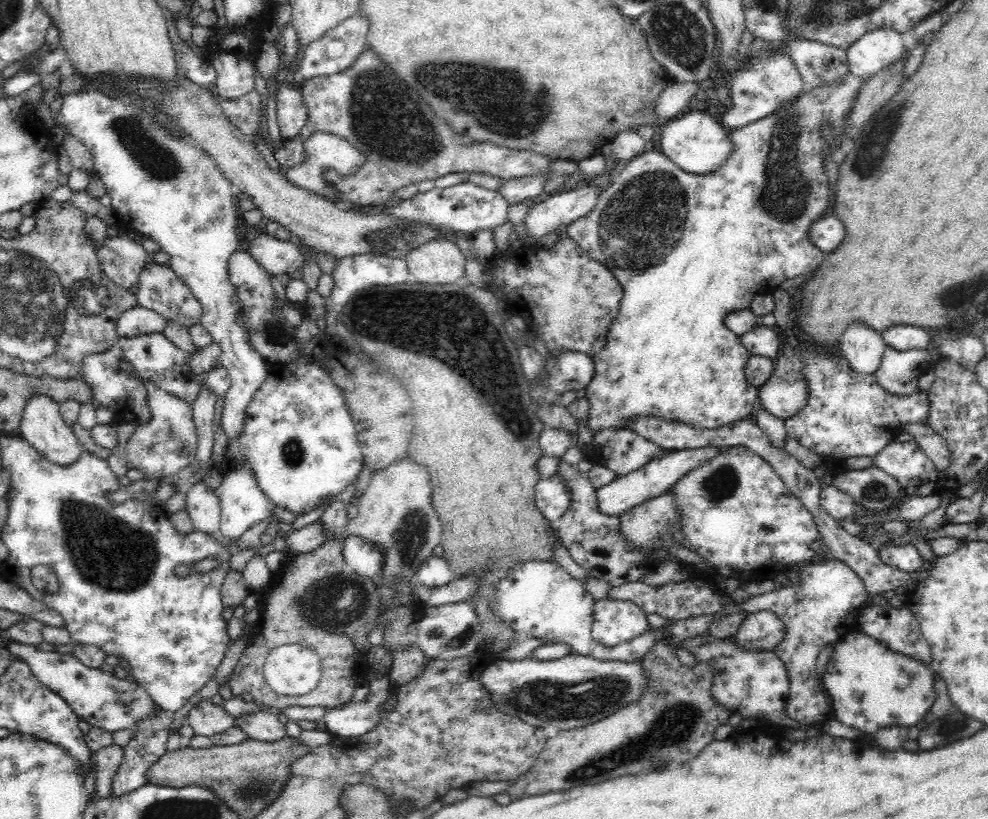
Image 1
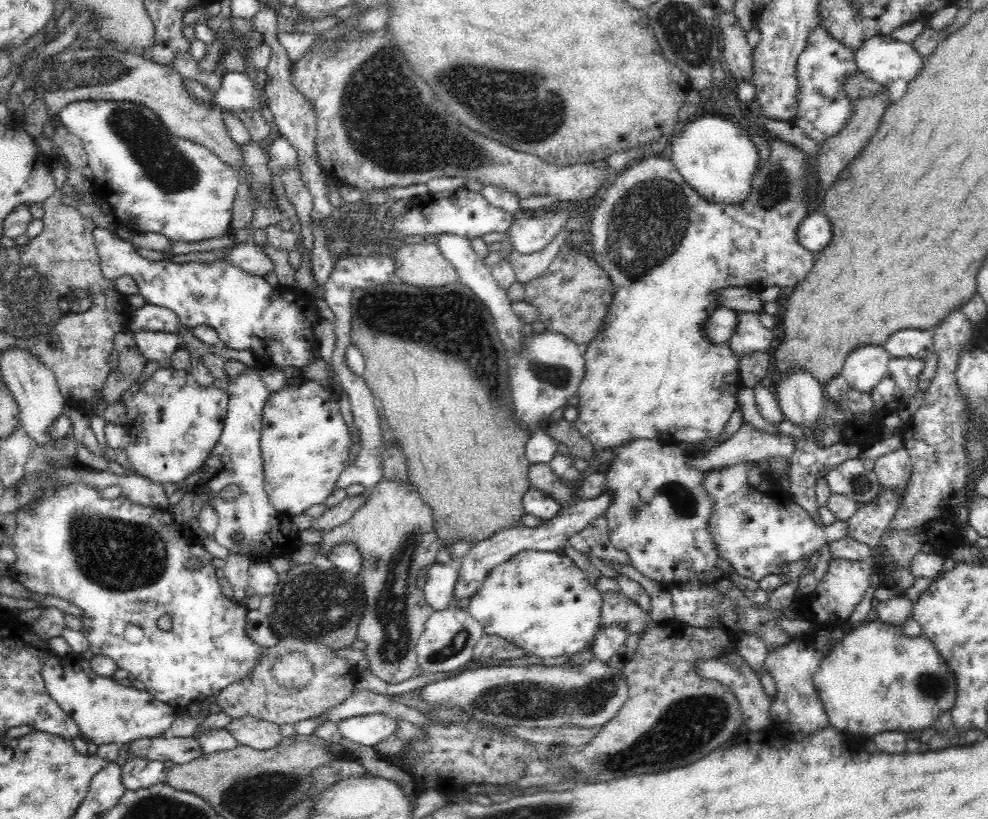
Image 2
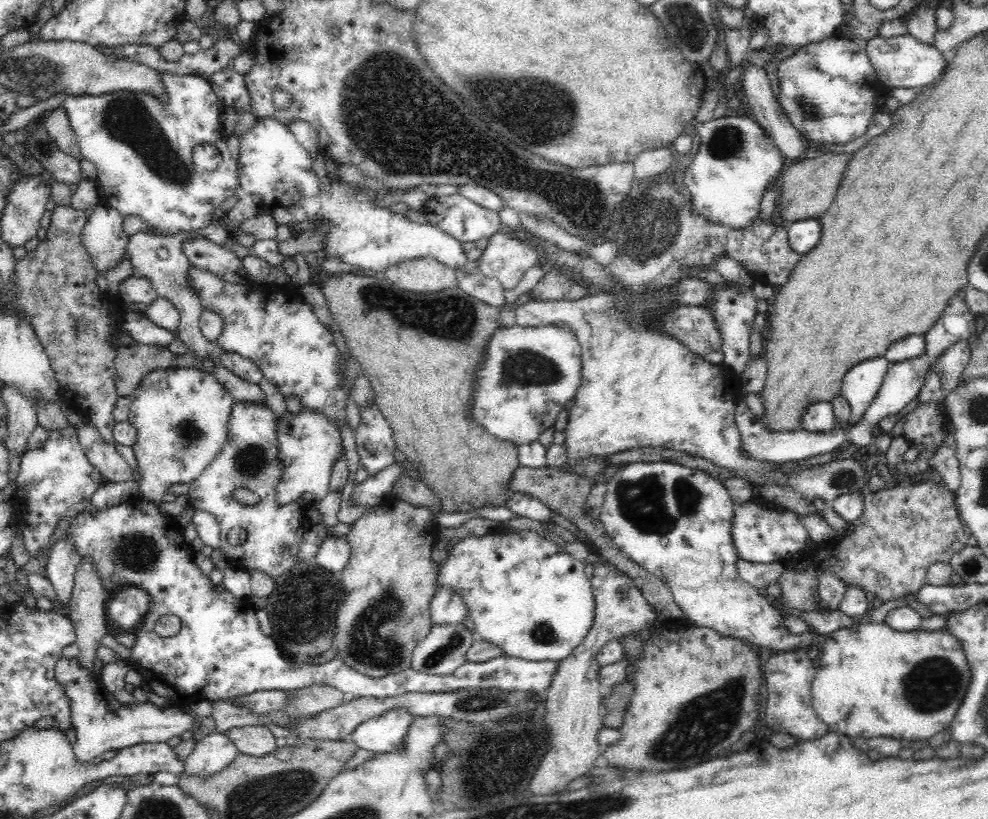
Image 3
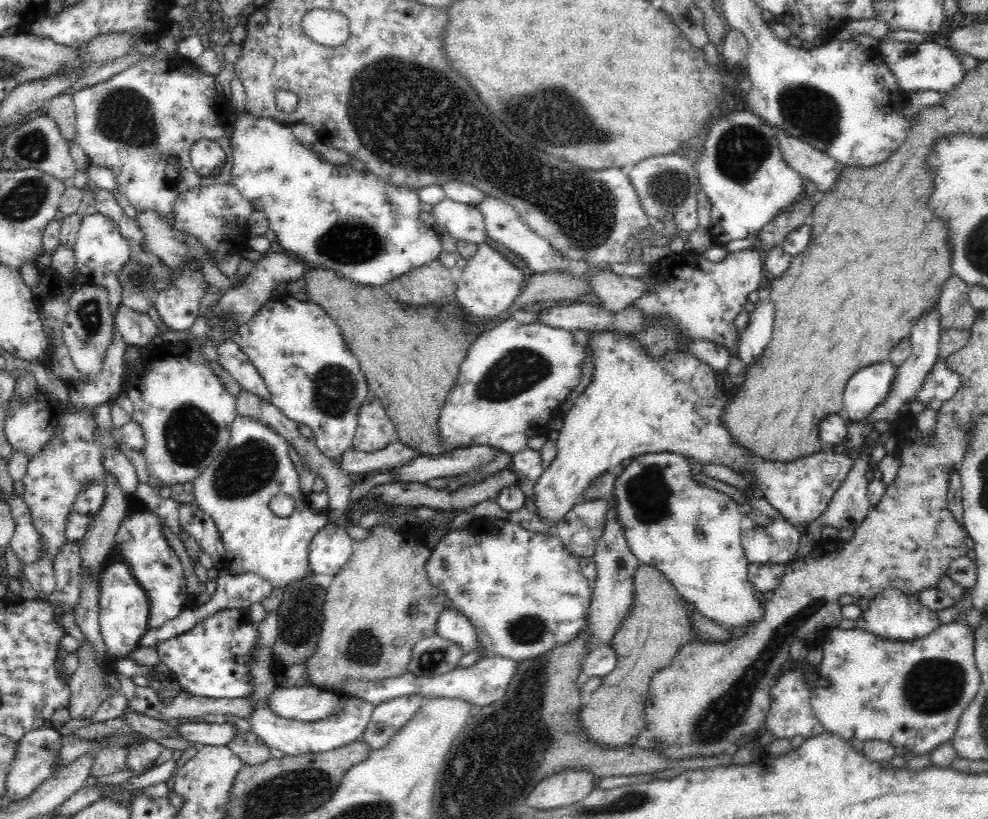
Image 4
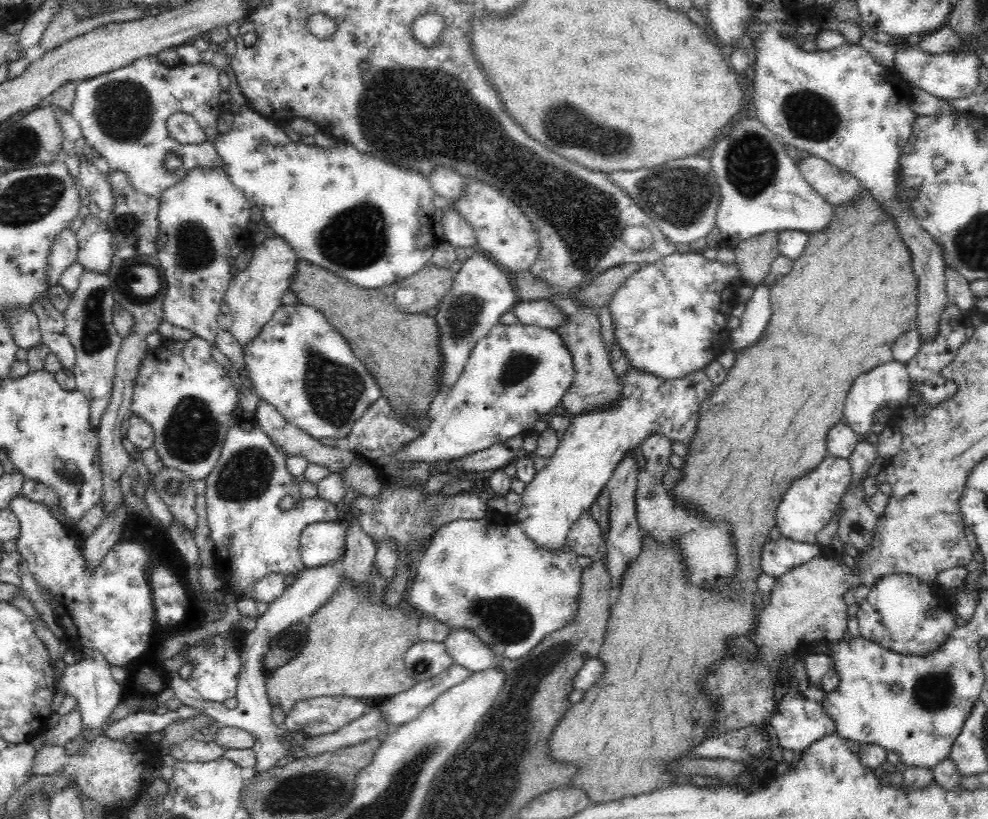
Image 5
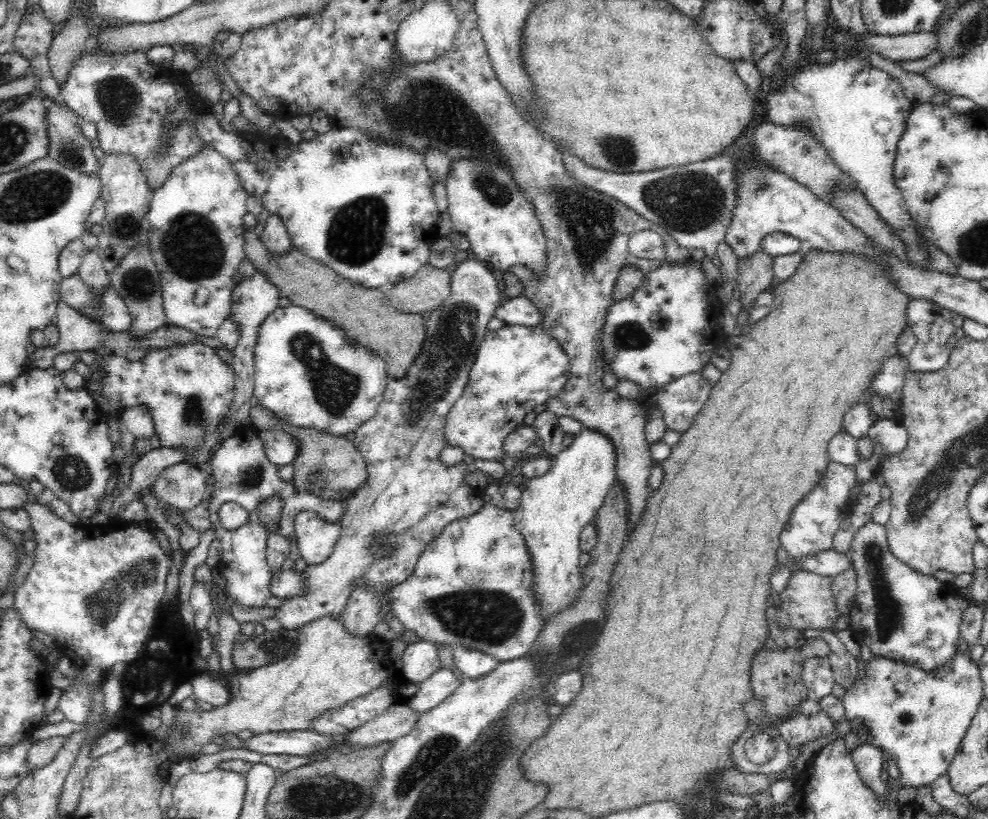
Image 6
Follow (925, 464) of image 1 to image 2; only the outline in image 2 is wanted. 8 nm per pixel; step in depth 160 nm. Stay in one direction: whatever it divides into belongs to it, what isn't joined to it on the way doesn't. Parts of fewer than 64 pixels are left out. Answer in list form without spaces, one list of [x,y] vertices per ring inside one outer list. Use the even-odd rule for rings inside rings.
[[[904,448],[883,455],[875,460],[873,471],[879,477],[882,488],[899,486],[904,489],[911,470],[909,455]]]

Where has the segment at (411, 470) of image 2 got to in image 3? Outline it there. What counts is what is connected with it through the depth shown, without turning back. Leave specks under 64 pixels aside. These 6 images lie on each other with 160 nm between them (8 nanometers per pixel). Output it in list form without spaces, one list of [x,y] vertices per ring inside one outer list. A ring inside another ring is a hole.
[[[338,273],[328,274],[321,282],[315,282],[318,288],[324,295],[324,298],[329,306],[332,318],[336,324],[336,331],[340,332],[338,335],[340,342],[345,347],[348,346],[350,354],[360,364],[362,374],[370,382],[373,389],[375,404],[379,408],[383,419],[388,421],[393,432],[393,439],[397,444],[398,450],[404,454],[409,462],[412,462],[422,474],[423,483],[435,491],[439,500],[441,500],[442,512],[470,512],[474,508],[480,506],[504,505],[506,498],[509,496],[506,493],[506,486],[508,480],[512,478],[512,472],[516,470],[519,465],[517,459],[517,446],[510,441],[500,441],[496,437],[490,435],[484,427],[478,425],[476,421],[470,419],[470,398],[472,398],[472,389],[474,389],[475,377],[474,372],[478,368],[478,362],[482,360],[484,352],[486,352],[486,344],[500,324],[498,323],[500,313],[505,310],[505,305],[494,306],[486,304],[482,300],[474,298],[472,295],[466,294],[462,289],[448,288],[436,294],[412,294],[412,292],[404,292],[396,286],[392,286],[388,280],[378,280],[378,276],[360,275],[354,273]]]

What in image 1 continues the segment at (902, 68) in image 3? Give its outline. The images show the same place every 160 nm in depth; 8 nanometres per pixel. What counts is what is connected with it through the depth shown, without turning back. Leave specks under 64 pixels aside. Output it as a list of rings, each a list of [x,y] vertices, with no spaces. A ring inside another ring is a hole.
[[[876,29],[872,32],[867,32],[864,34],[862,38],[856,40],[854,44],[847,50],[847,57],[849,58],[849,73],[845,76],[845,79],[841,83],[832,83],[831,85],[824,85],[823,87],[816,87],[812,90],[807,90],[807,92],[802,93],[798,100],[796,100],[796,105],[785,106],[784,108],[780,108],[780,110],[776,110],[774,114],[770,114],[770,116],[766,116],[764,120],[758,120],[757,122],[747,124],[746,127],[734,129],[730,132],[732,134],[732,141],[734,141],[734,150],[732,150],[731,155],[727,158],[726,164],[718,170],[718,172],[714,172],[714,174],[708,174],[708,176],[697,176],[696,174],[687,174],[683,172],[680,168],[676,167],[674,162],[670,161],[669,158],[662,154],[661,152],[644,152],[640,153],[638,156],[635,156],[632,161],[629,161],[627,164],[624,164],[620,167],[618,171],[617,177],[614,179],[614,183],[612,186],[608,186],[604,188],[600,196],[598,198],[598,202],[596,206],[586,215],[581,216],[578,220],[572,221],[569,225],[566,226],[568,237],[572,238],[582,250],[588,252],[592,259],[597,260],[600,264],[603,264],[612,274],[620,286],[622,287],[622,298],[620,300],[620,306],[618,308],[618,314],[616,314],[616,318],[612,320],[612,324],[608,326],[608,334],[606,334],[606,344],[596,352],[596,354],[592,355],[592,361],[594,361],[594,376],[590,383],[584,388],[584,397],[589,402],[589,409],[588,409],[588,419],[585,422],[587,428],[595,435],[598,431],[605,431],[608,429],[628,429],[631,428],[633,422],[638,417],[658,417],[658,419],[662,419],[664,421],[678,421],[678,423],[684,423],[684,425],[688,425],[688,427],[696,428],[698,430],[706,430],[706,429],[715,429],[724,426],[725,424],[735,423],[737,420],[744,420],[748,418],[753,418],[753,413],[756,411],[757,402],[758,402],[758,387],[751,386],[746,381],[744,375],[744,364],[746,364],[746,360],[748,360],[748,351],[744,349],[744,345],[740,343],[740,337],[730,330],[724,327],[724,318],[730,312],[736,312],[742,309],[748,309],[748,304],[750,304],[750,300],[752,300],[752,296],[754,294],[764,294],[770,295],[772,291],[774,291],[777,286],[784,282],[784,280],[790,280],[790,278],[796,278],[796,276],[802,276],[803,274],[810,274],[810,272],[814,272],[818,266],[822,264],[824,254],[820,252],[816,246],[810,244],[810,240],[808,239],[808,232],[807,230],[810,229],[810,226],[814,224],[819,218],[824,217],[824,210],[826,210],[826,206],[830,204],[830,192],[828,192],[828,178],[826,178],[824,174],[823,168],[823,159],[824,154],[829,154],[828,146],[826,146],[825,140],[821,138],[821,124],[823,123],[832,123],[832,127],[834,127],[834,140],[836,141],[836,145],[841,144],[841,133],[843,132],[843,127],[845,126],[847,115],[851,110],[851,106],[856,99],[856,94],[860,87],[863,84],[866,84],[866,81],[874,75],[877,75],[880,71],[886,70],[891,64],[900,62],[902,60],[906,60],[906,50],[907,47],[904,46],[904,41],[902,41],[902,37],[900,37],[900,33],[896,32],[892,29]]]

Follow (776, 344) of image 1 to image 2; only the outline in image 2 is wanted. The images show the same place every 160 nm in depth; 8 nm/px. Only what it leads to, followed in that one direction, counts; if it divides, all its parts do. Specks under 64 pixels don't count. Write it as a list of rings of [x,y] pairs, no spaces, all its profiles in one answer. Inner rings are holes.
[[[738,310],[734,313],[736,313],[736,328],[726,343],[738,360],[751,352],[767,350],[776,332],[773,329],[766,329],[760,323],[758,319],[760,314],[747,310]]]

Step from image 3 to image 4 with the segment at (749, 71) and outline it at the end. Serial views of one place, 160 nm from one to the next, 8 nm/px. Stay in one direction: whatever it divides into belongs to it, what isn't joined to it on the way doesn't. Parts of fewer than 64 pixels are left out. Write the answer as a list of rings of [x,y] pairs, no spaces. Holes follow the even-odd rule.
[[[775,132],[784,161],[802,180],[813,183],[813,187],[816,187],[815,202],[819,203],[823,196],[838,184],[838,178],[845,167],[833,160],[830,155],[792,138],[787,132]]]

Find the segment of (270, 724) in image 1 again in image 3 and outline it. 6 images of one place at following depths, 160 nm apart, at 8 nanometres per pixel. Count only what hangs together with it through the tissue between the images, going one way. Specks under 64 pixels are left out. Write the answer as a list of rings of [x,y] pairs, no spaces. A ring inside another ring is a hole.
[[[260,725],[231,728],[224,735],[236,745],[238,752],[248,756],[263,757],[277,748],[270,729]]]

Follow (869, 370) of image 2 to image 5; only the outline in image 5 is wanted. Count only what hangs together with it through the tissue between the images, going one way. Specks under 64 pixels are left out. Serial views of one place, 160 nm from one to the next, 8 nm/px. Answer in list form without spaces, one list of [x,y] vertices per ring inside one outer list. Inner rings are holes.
[[[892,360],[886,364],[877,366],[862,374],[860,378],[852,384],[848,393],[843,410],[843,422],[856,434],[866,434],[870,432],[872,426],[872,416],[878,408],[882,406],[900,406],[907,398],[908,387],[911,386],[908,369],[905,363]]]

